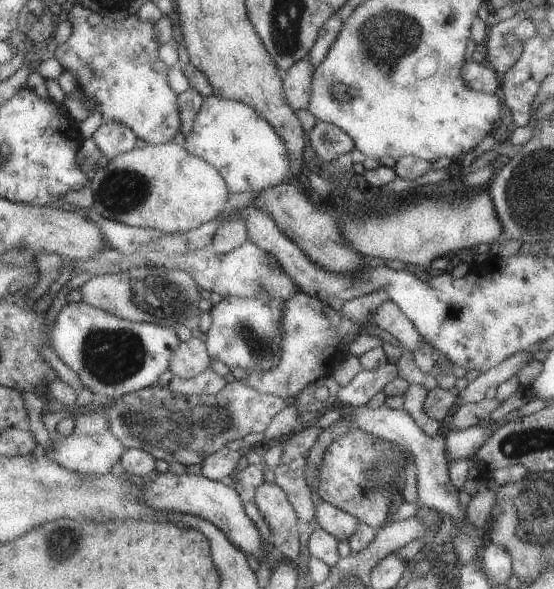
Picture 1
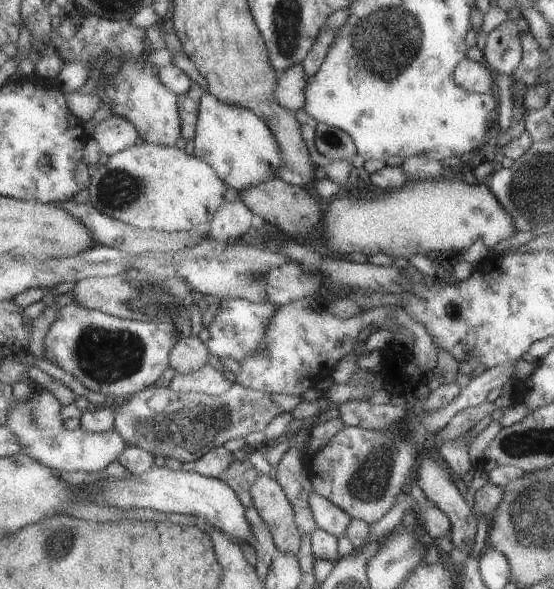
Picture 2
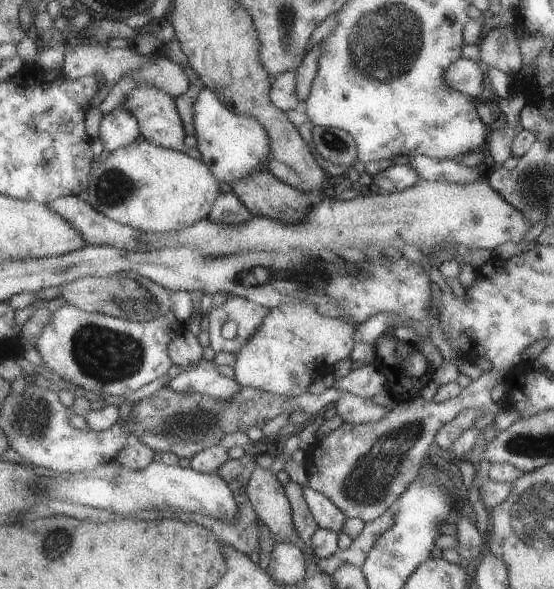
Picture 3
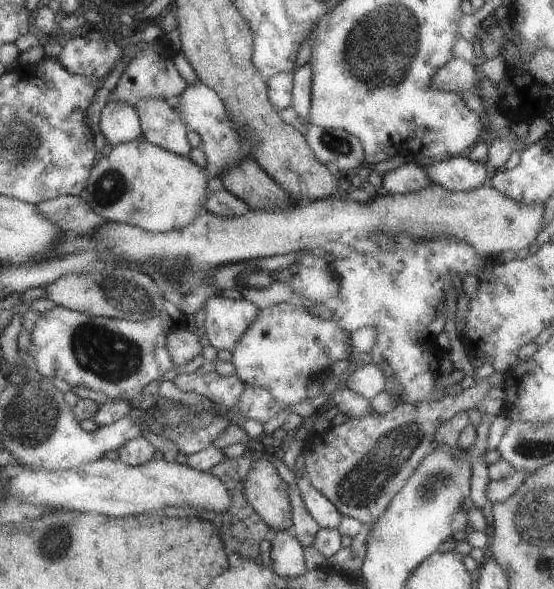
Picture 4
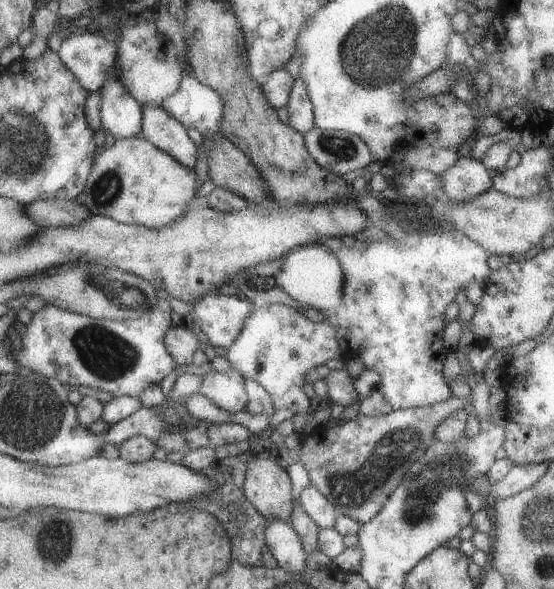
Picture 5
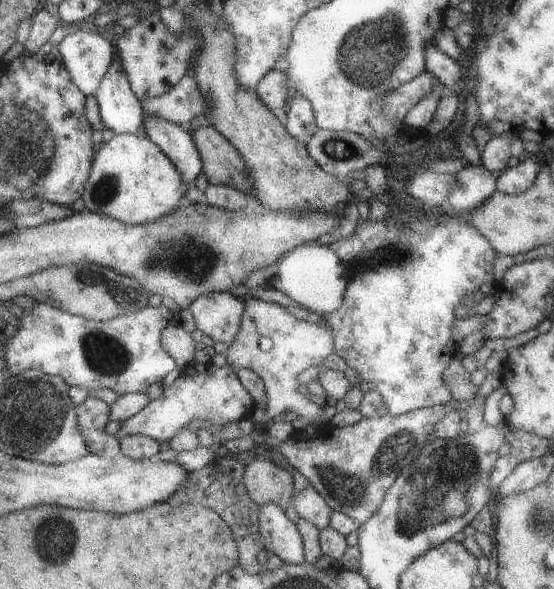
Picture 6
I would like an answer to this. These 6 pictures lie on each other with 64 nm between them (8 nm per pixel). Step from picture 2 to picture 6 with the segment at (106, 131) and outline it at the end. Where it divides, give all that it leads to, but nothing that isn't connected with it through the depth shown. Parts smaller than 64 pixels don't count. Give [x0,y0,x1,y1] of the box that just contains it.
[93,54,145,134]

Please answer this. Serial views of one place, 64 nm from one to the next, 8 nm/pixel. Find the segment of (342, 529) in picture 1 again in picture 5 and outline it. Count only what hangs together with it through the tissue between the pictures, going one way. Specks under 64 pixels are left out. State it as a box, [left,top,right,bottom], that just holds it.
[297,486,337,530]

